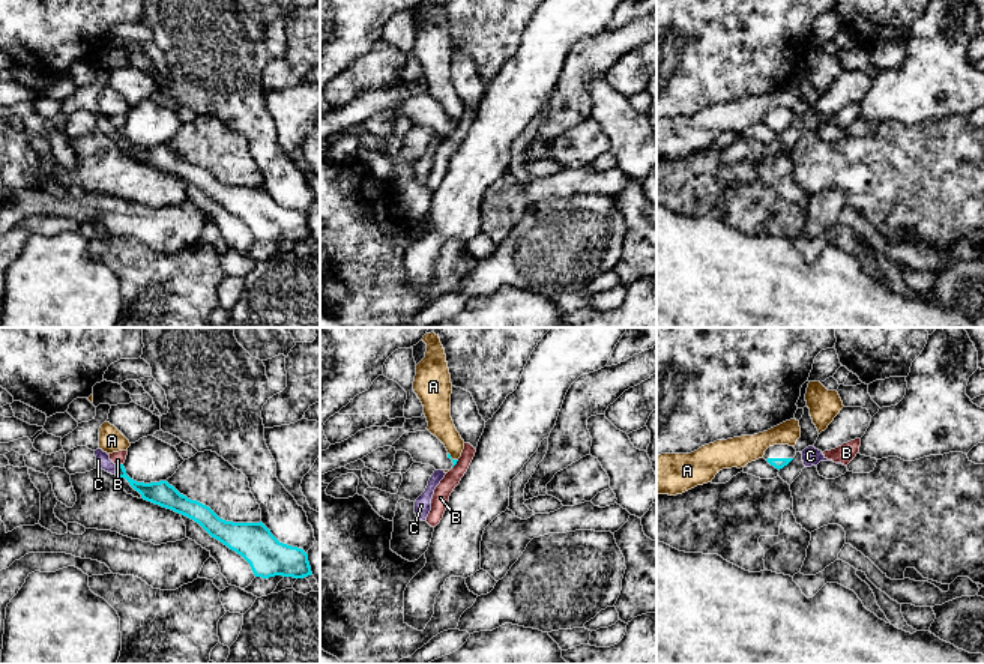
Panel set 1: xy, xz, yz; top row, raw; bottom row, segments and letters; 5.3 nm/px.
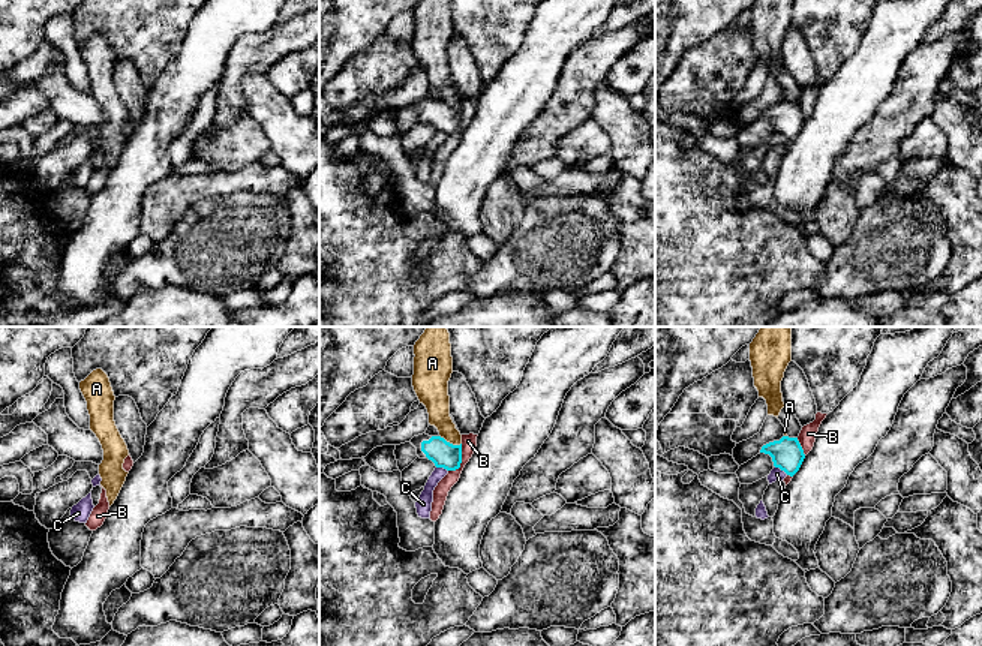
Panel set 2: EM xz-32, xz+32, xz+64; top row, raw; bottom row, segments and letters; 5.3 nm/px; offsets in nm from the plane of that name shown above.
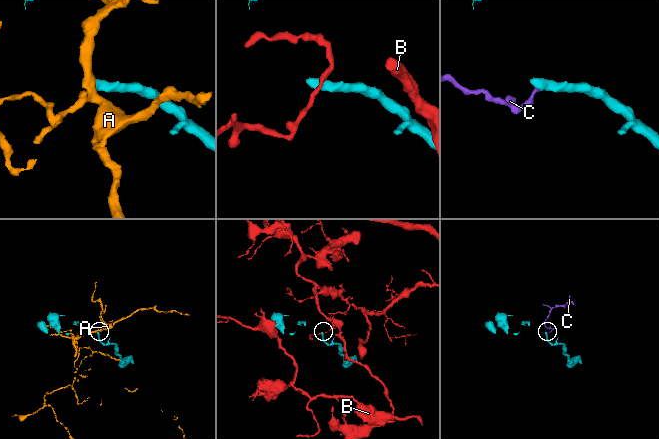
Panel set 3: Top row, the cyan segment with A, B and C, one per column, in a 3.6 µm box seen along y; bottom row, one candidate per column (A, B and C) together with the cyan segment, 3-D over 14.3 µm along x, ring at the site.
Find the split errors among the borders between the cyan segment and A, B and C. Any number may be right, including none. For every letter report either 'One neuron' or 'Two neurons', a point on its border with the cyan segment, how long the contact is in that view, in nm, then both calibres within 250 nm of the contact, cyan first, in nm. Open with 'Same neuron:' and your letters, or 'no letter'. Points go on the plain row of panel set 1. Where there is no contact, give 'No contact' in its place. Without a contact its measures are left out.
Same neuron: no letter
A: Two neurons. Touches cyan at xz (451, 122). Shared border 70 nm. Thickness 20 nm (cyan) against 140 nm
B: Two neurons. Touches cyan at xy (119, 128). Shared border 40 nm. Thickness 110 nm (cyan) against 70 nm
C: Two neurons. Touches cyan at xy (116, 134). Shared border 50 nm. Thickness 120 nm (cyan) against 80 nm

